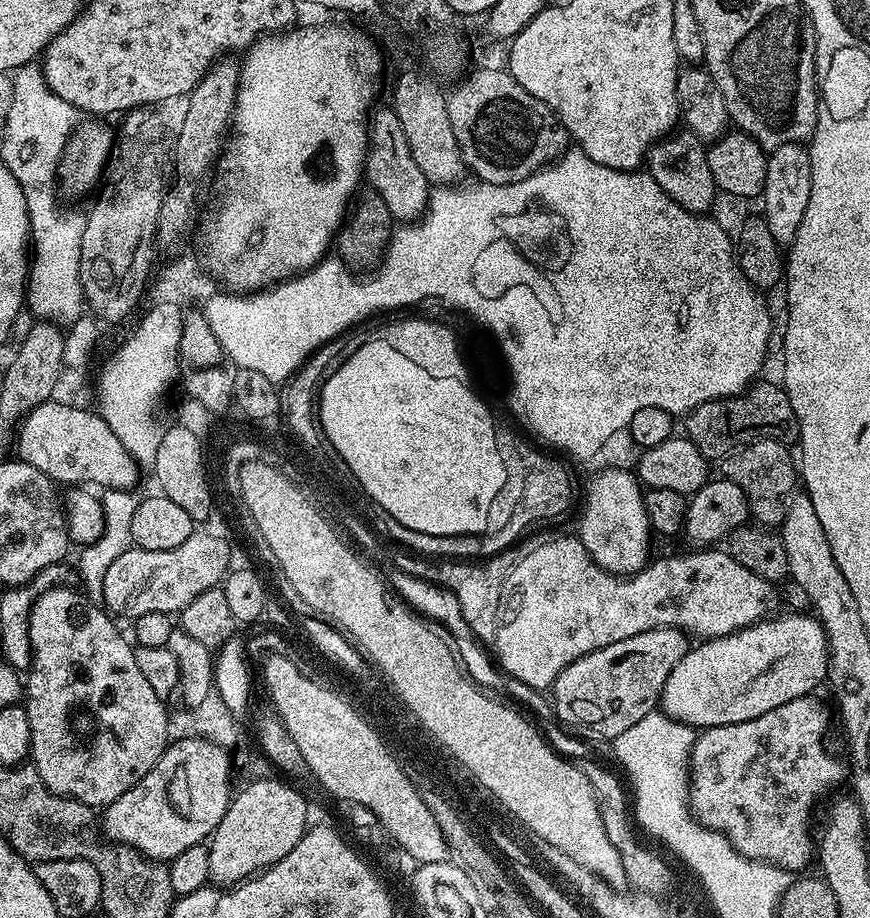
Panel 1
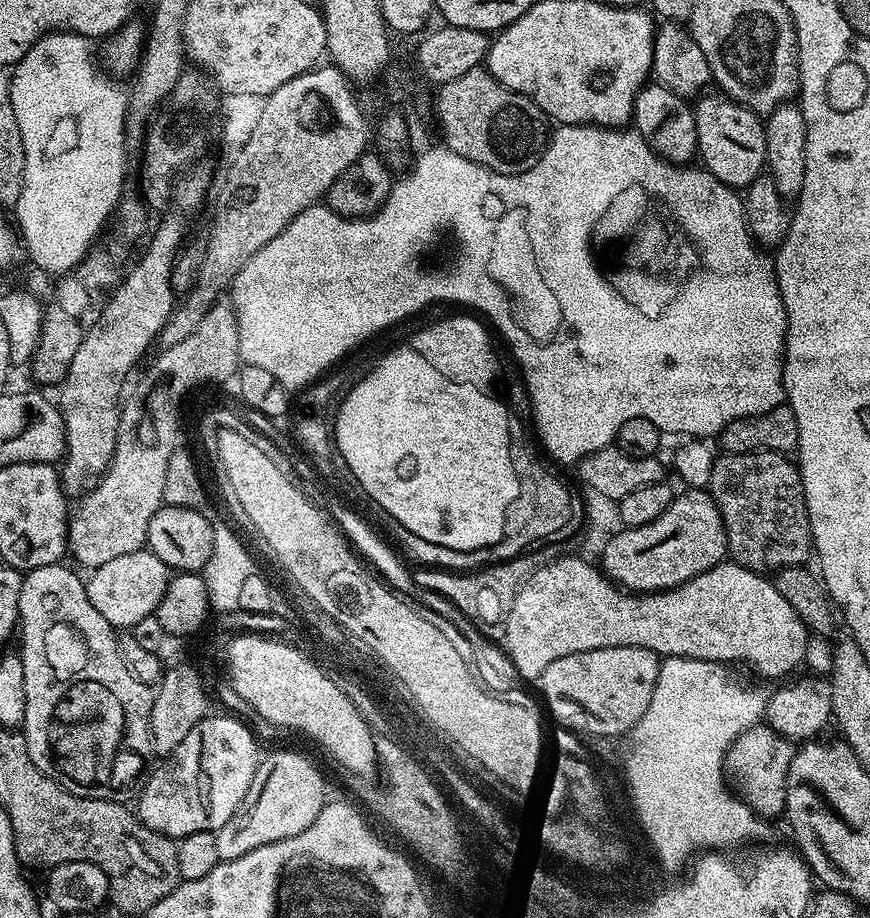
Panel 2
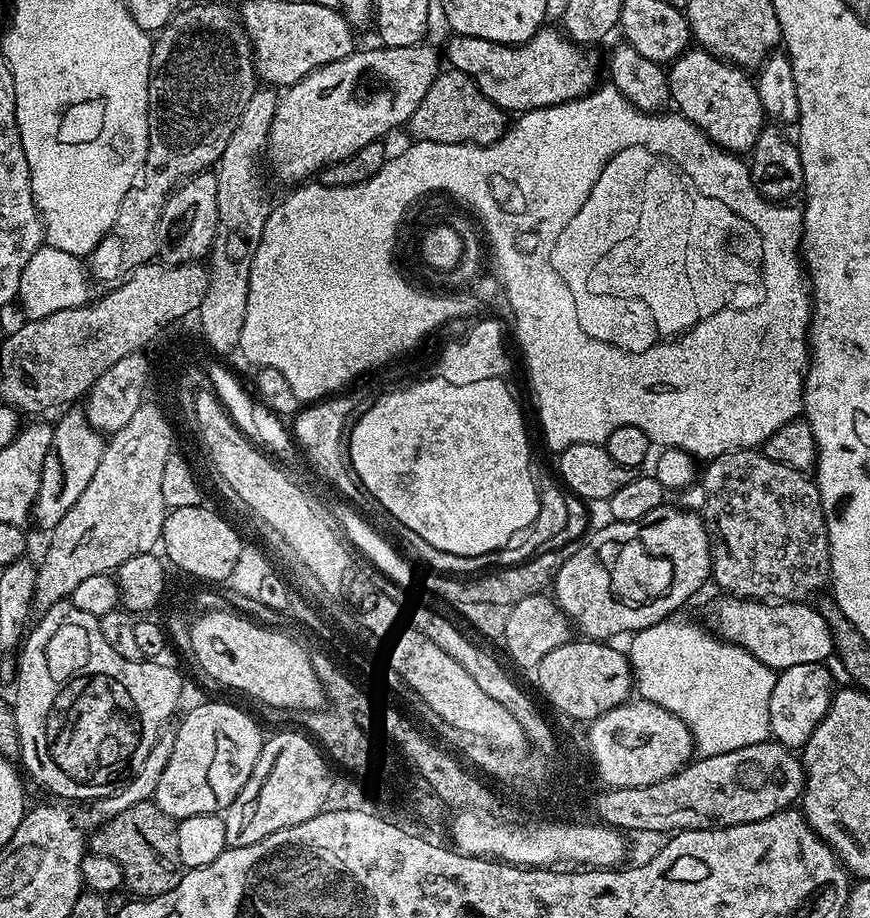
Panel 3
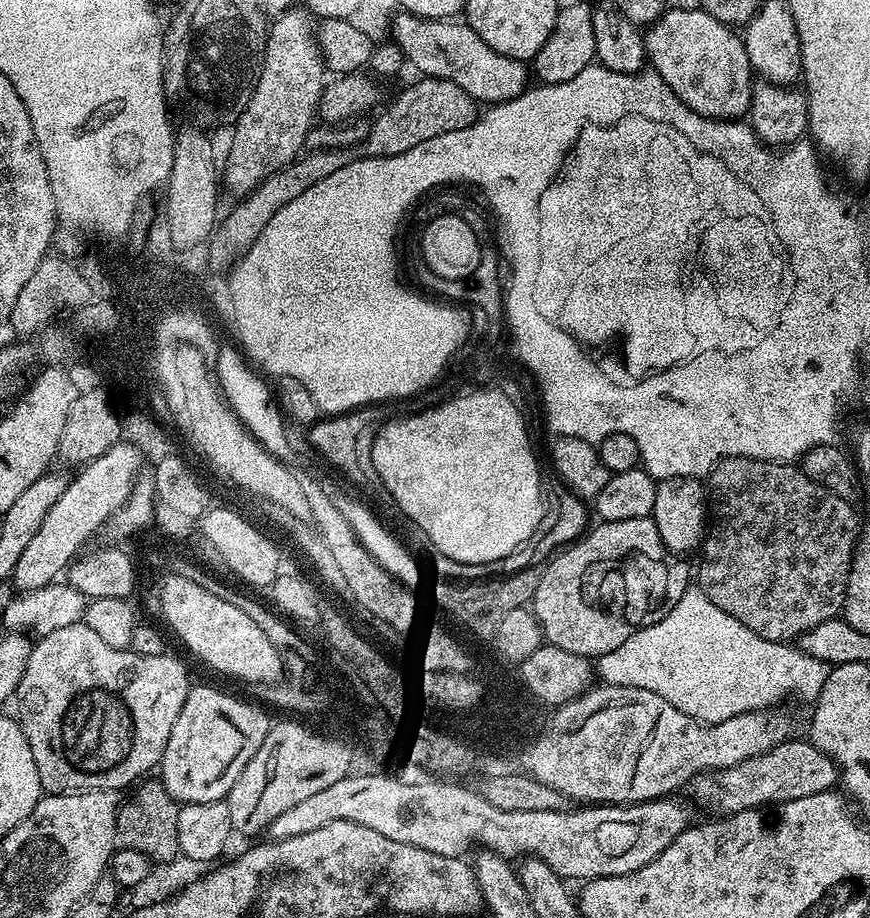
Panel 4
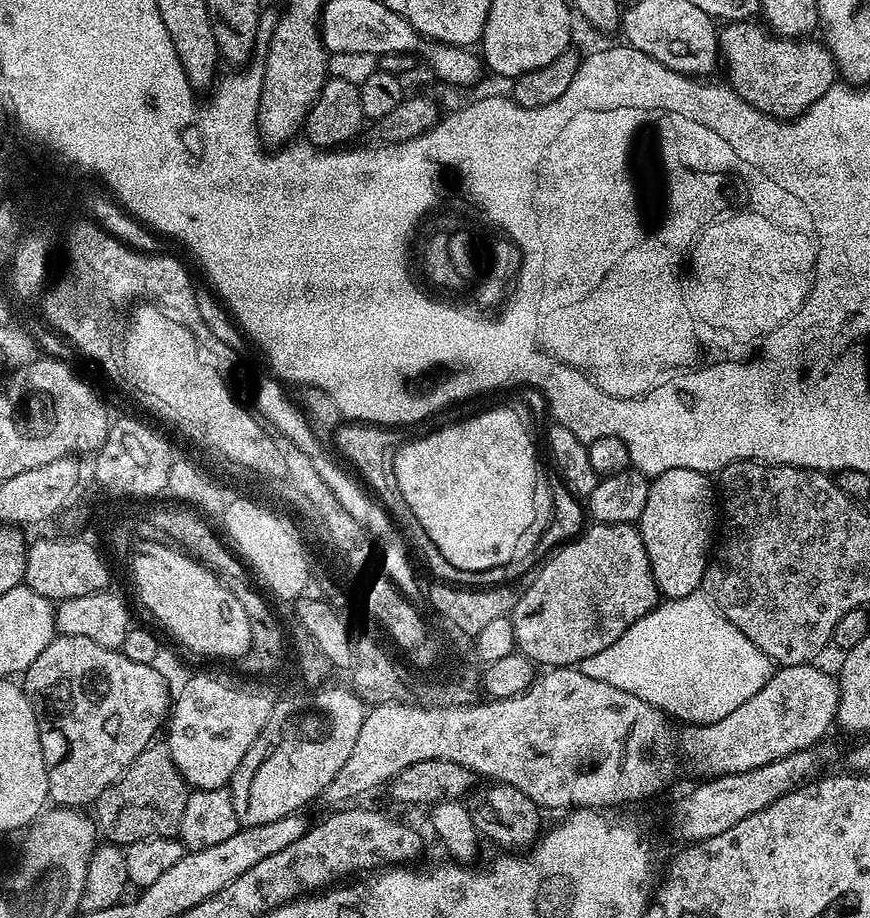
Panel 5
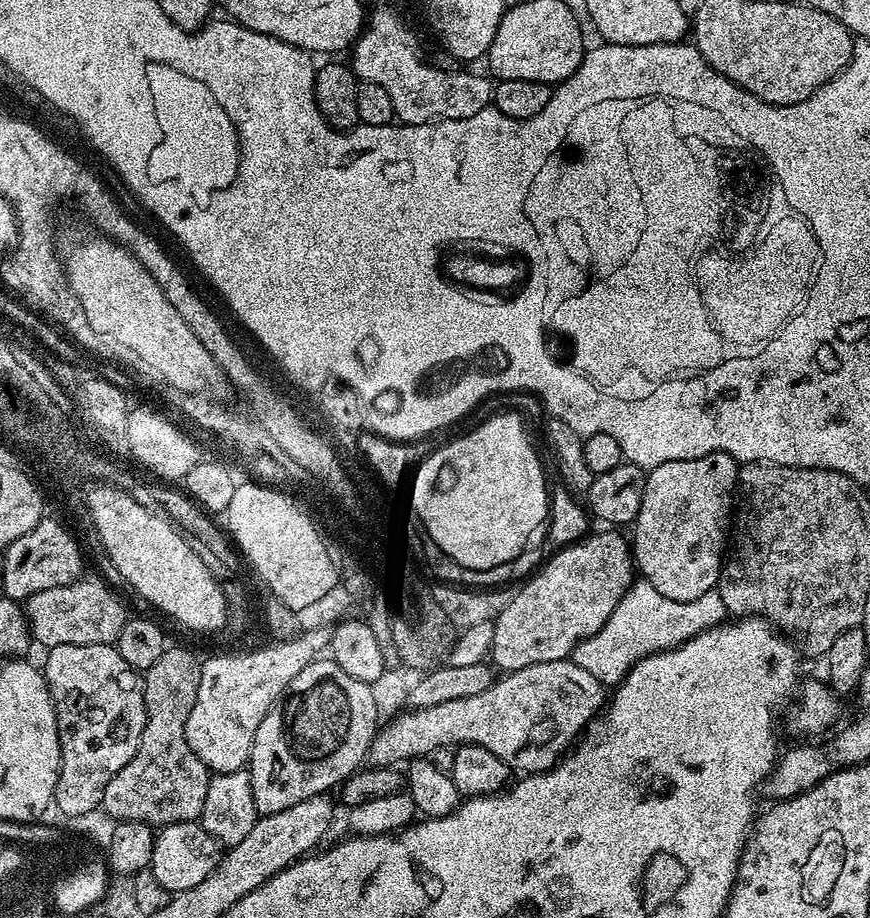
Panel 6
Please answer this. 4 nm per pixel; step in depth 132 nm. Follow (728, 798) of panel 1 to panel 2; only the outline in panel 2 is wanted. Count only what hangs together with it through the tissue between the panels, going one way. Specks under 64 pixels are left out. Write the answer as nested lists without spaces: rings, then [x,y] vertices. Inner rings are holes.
[[[764,722],[748,728],[728,747],[728,755],[724,757],[727,775],[731,783],[732,780],[736,783],[735,791],[745,804],[752,807],[757,816],[767,818],[784,812],[784,787],[788,784],[788,771],[793,755],[793,741]]]

